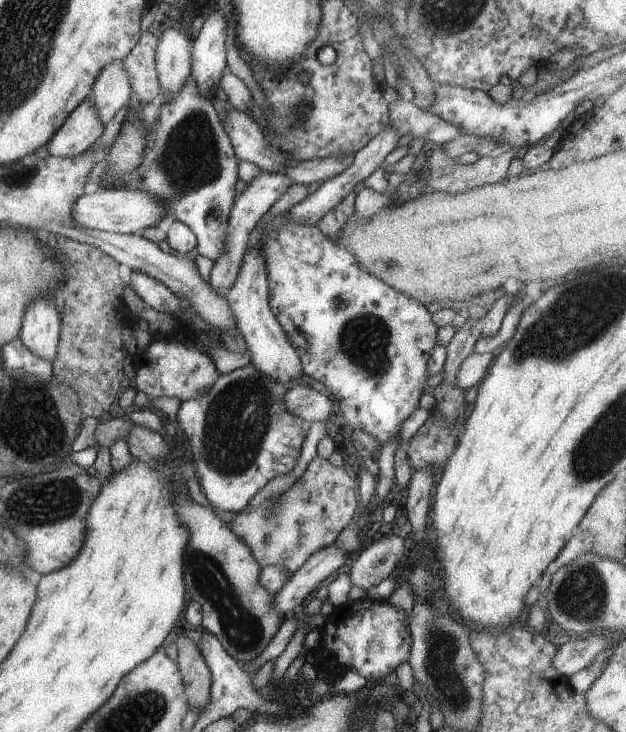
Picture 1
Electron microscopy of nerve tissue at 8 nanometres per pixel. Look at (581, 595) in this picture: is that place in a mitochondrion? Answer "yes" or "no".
yes

